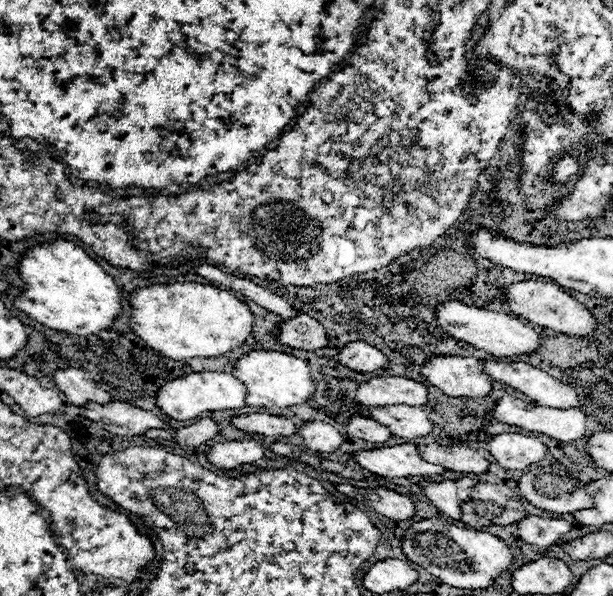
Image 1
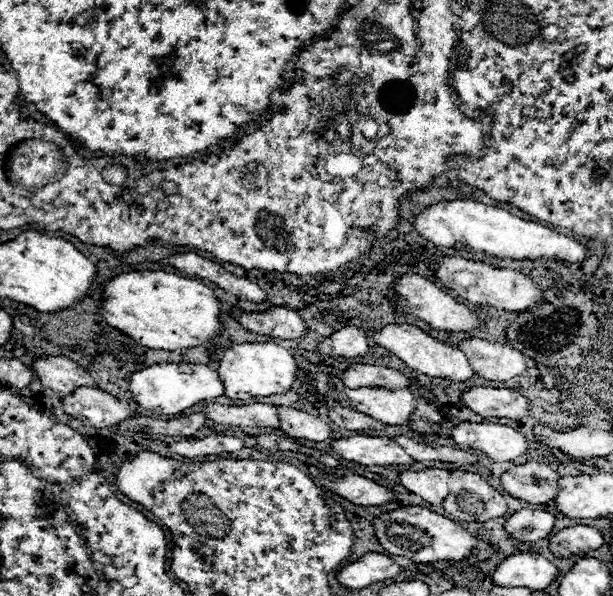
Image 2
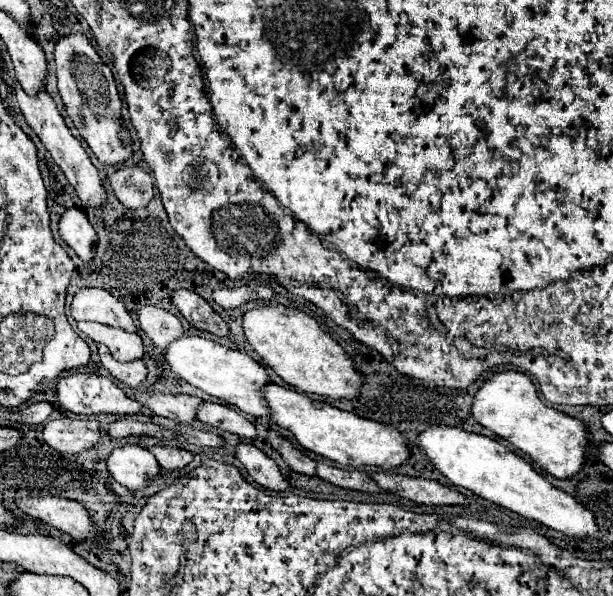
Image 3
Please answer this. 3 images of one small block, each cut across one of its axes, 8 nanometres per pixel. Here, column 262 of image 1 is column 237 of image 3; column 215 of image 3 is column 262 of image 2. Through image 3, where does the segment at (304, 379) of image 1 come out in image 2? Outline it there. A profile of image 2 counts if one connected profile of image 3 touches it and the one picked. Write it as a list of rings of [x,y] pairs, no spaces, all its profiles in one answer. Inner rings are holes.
[[[244,342],[234,344],[224,352],[216,372],[224,384],[224,396],[244,400],[252,396],[272,396],[288,392],[296,378],[296,362],[286,348],[274,342]]]

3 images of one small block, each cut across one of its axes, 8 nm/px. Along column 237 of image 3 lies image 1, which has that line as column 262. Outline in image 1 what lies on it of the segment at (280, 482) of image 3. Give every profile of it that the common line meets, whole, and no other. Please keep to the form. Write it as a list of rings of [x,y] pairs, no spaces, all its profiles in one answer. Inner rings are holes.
[[[232,440],[232,442],[218,442],[206,454],[208,462],[218,468],[238,468],[240,464],[250,464],[254,460],[264,458],[264,448],[254,440]]]

